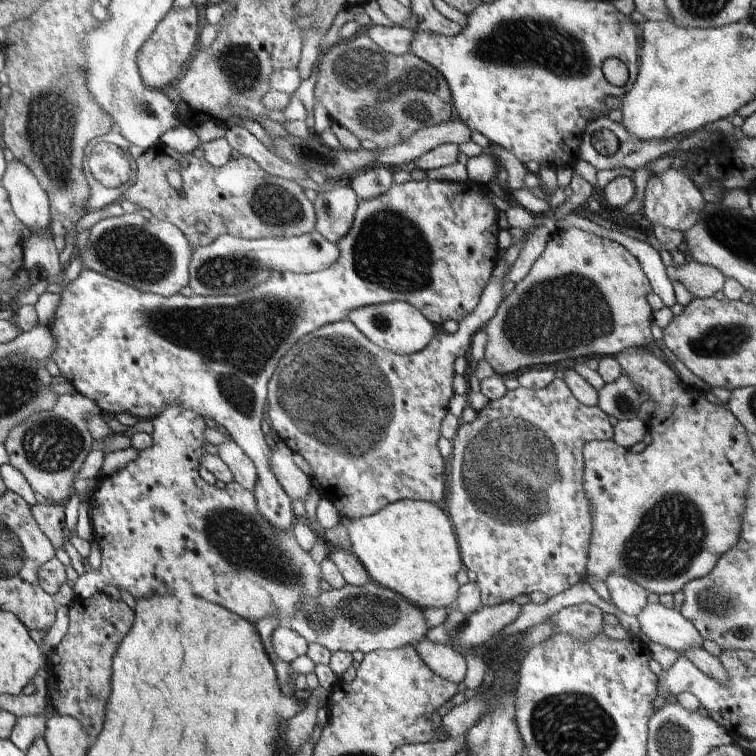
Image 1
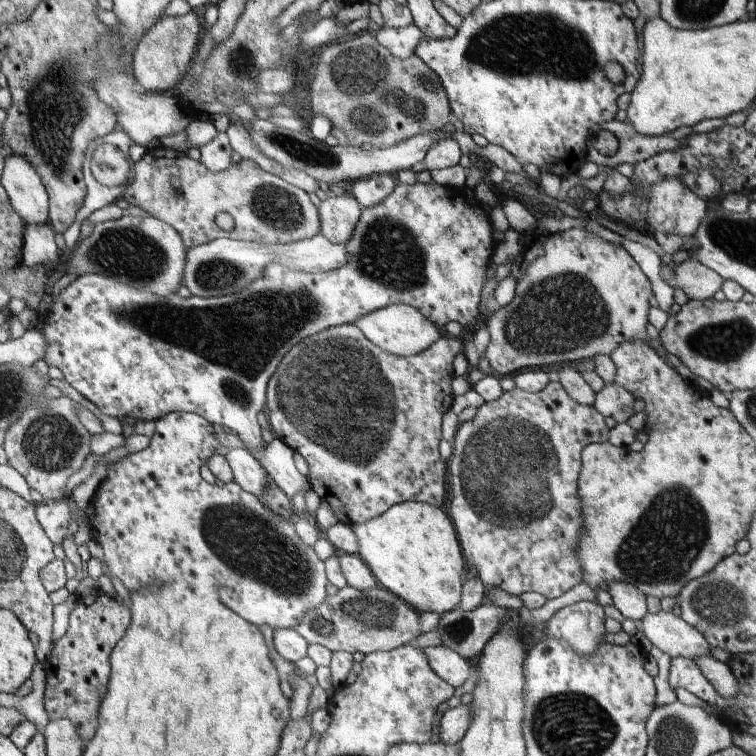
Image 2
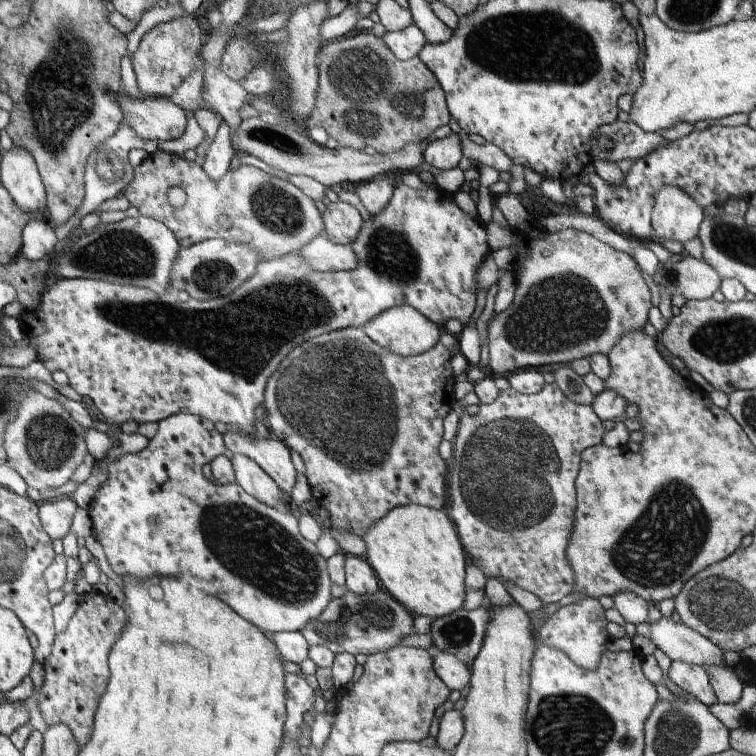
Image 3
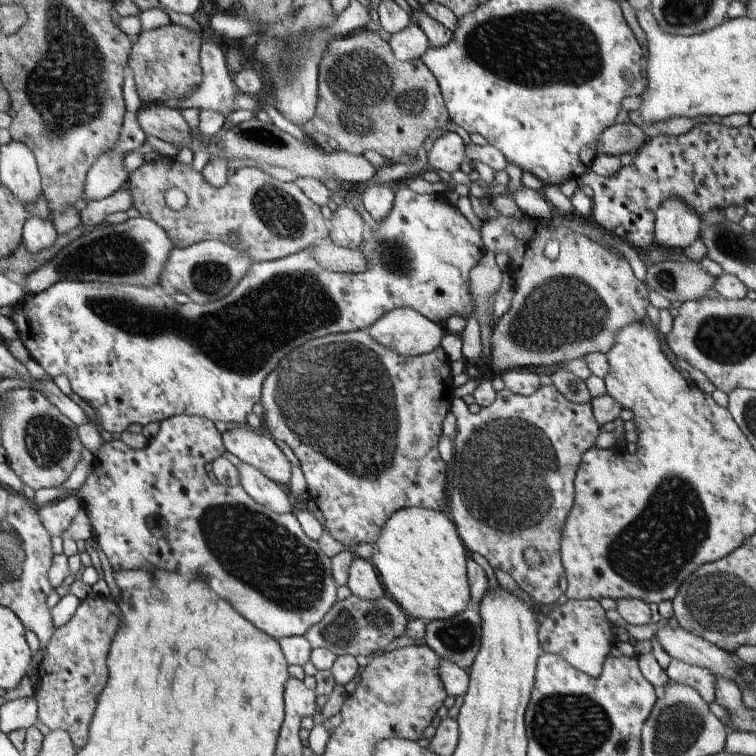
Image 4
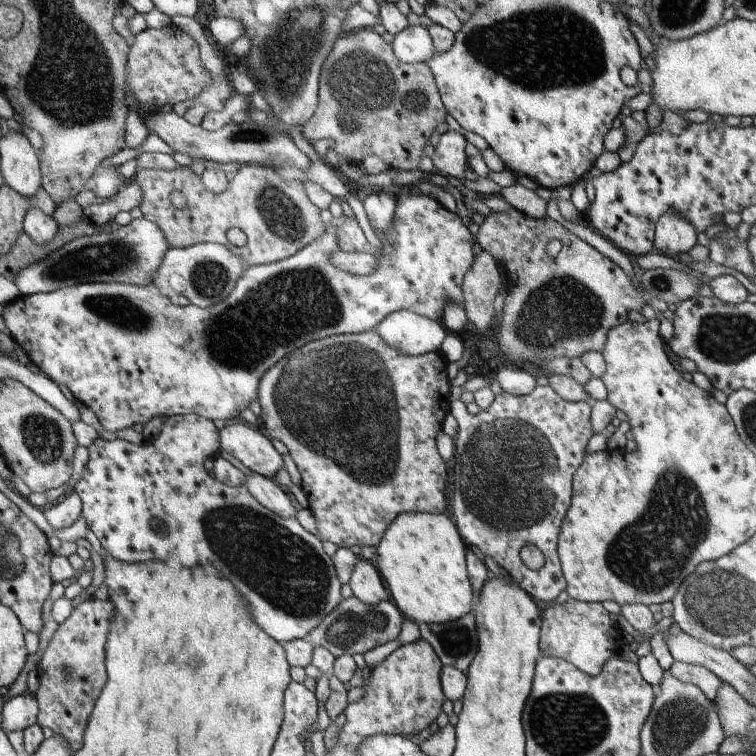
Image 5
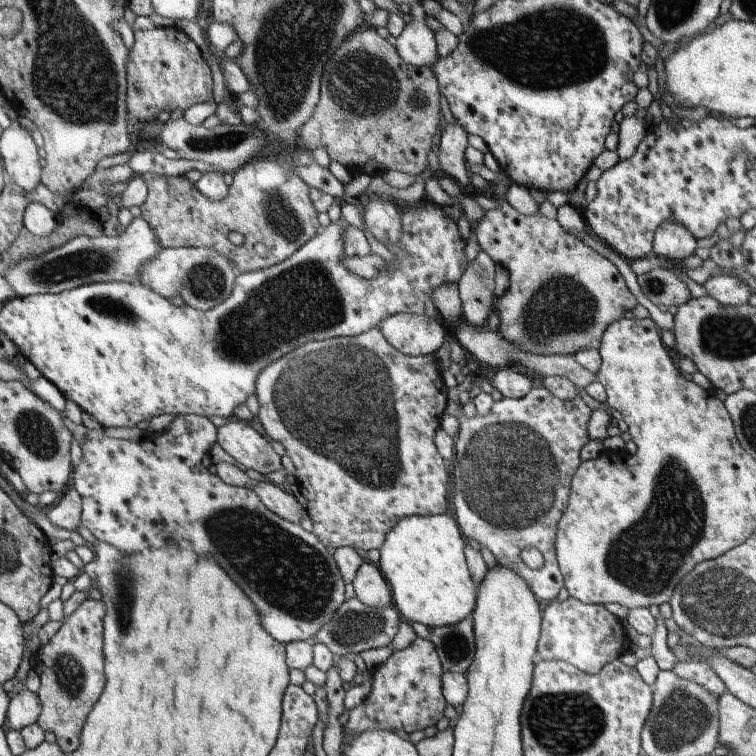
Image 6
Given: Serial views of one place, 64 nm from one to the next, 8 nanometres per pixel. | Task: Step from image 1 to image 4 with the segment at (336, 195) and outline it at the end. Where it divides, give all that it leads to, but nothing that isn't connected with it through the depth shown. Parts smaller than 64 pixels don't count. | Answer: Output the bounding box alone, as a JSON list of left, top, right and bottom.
[327,206,367,250]

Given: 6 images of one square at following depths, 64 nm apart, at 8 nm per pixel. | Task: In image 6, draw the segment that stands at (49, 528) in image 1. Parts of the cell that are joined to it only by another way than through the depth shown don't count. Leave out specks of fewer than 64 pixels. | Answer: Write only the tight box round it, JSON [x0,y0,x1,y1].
[45,484,83,532]

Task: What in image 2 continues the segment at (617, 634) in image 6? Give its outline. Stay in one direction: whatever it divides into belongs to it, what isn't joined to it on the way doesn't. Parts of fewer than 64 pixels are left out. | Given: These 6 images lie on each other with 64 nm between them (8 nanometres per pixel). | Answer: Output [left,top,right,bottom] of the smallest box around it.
[543,602,605,656]

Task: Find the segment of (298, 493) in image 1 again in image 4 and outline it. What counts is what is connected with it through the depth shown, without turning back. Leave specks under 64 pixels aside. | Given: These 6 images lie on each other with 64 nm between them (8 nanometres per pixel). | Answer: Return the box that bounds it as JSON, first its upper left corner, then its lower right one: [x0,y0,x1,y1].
[221,424,291,490]

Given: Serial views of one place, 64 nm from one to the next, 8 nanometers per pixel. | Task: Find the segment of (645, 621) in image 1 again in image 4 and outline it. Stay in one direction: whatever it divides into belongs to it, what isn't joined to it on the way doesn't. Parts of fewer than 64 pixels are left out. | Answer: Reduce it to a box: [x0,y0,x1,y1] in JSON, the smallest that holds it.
[655,622,745,690]

